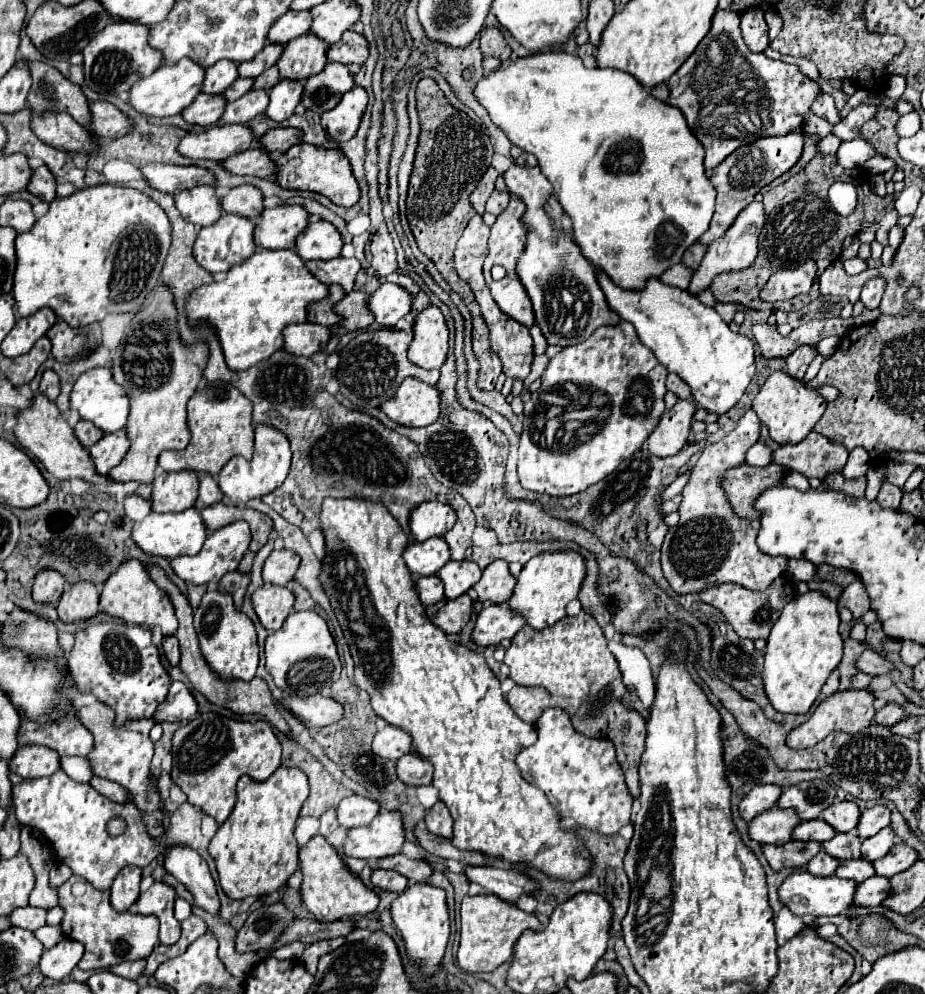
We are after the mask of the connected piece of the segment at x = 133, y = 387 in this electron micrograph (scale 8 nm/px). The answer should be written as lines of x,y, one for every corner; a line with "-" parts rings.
159,283
153,291
151,301
133,317
123,341
115,349
113,357
113,379
125,387
131,403
129,421
125,425
129,433
129,453
123,461
109,471
115,481
139,481
151,483
157,457
165,449
185,449
191,431
187,427
187,401
197,391
209,359
209,345
197,341
187,345
179,337
177,329
177,307
173,301
171,287

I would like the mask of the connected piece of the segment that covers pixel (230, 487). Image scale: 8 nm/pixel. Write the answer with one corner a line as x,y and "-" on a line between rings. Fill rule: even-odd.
257,423
255,437
257,437
255,439
257,445
255,445
253,459
247,461
241,455
235,455
227,461
227,465
217,475
217,483
231,505
245,505
253,497
263,497
265,493
279,487
287,477
289,463
291,463
291,447
287,435
267,423

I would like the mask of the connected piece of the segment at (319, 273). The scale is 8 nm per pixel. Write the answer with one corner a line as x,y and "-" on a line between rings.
339,257
339,259
331,259
331,261
307,261
305,267
325,285
331,283
339,283
347,293
353,289
355,285
355,277
361,269
361,263
351,257

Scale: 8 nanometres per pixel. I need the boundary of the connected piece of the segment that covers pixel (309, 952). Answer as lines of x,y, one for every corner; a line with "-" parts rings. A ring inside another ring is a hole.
337,937
337,939
323,939
323,941
317,941
317,943
309,945
309,947
305,947
305,953
301,957
305,969
311,971
311,975
313,975
315,969
317,969
319,957
325,955
325,953
329,953
329,951
333,951
333,949
337,949
343,943
345,943
345,937

